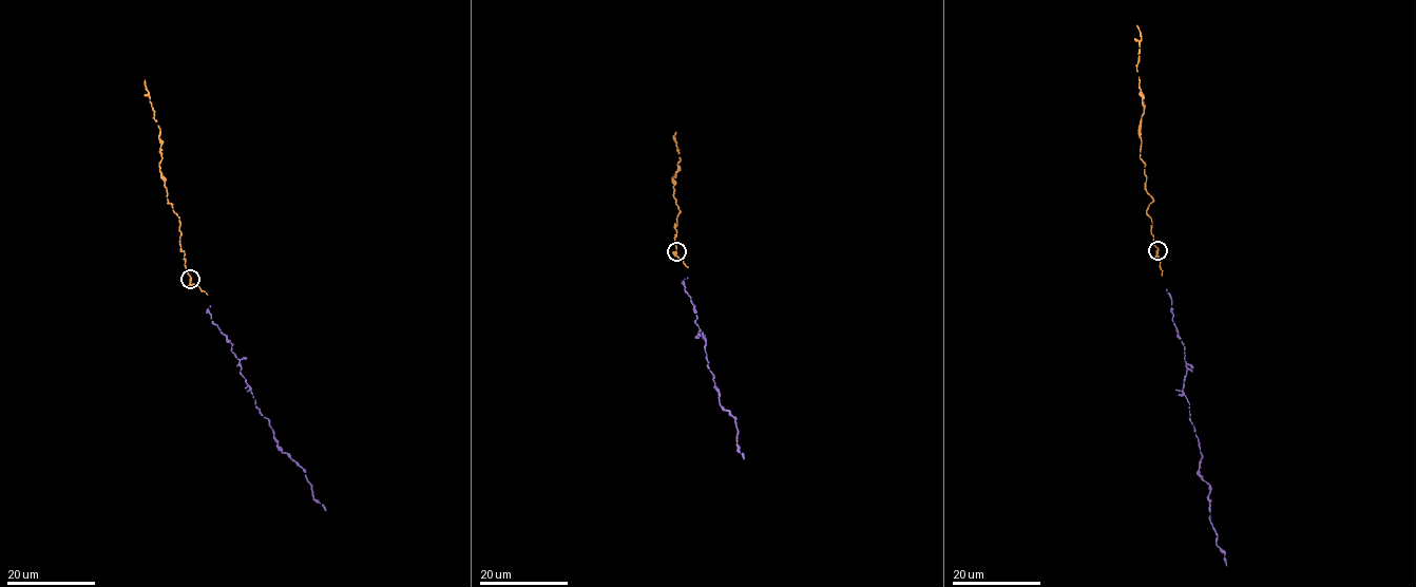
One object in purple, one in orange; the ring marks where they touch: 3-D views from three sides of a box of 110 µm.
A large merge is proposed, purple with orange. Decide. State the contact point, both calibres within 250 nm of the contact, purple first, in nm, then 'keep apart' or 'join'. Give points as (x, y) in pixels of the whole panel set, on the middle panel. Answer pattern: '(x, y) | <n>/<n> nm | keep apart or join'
(676, 251) | 110/280 nm | join

